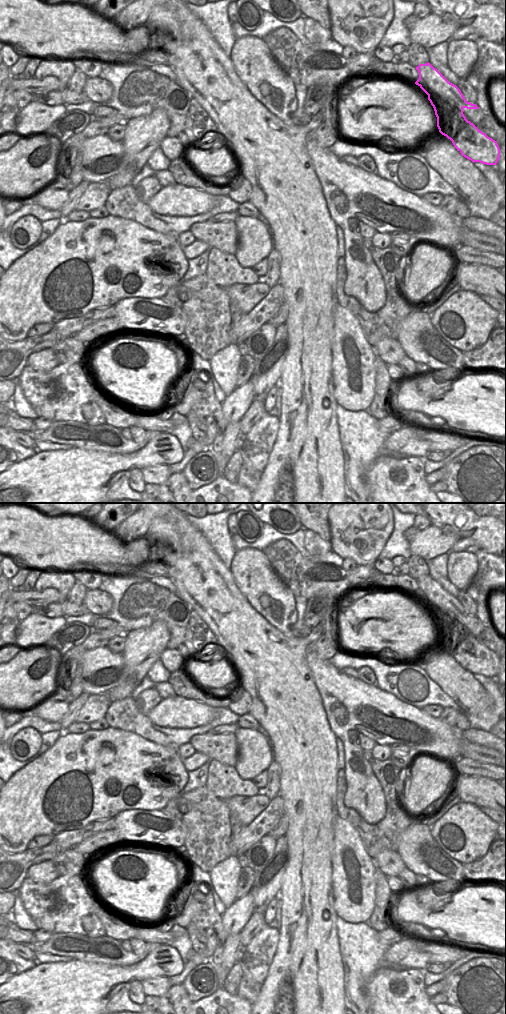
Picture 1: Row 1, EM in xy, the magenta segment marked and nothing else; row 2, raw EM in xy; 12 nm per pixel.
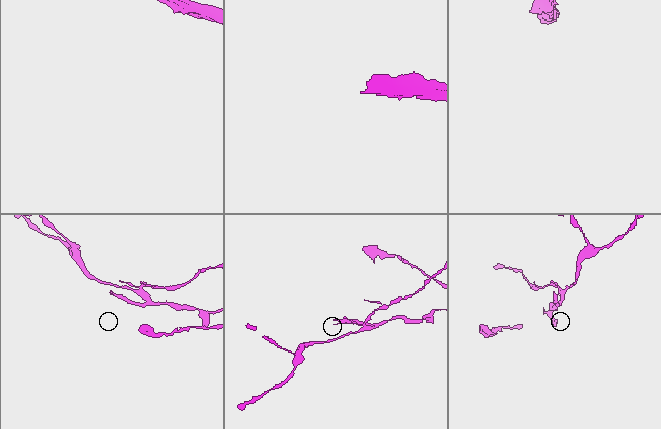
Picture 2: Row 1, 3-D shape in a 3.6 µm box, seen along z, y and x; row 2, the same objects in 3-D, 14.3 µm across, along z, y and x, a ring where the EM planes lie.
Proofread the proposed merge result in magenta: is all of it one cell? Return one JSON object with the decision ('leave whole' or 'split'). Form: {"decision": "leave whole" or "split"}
{"decision": "split"}

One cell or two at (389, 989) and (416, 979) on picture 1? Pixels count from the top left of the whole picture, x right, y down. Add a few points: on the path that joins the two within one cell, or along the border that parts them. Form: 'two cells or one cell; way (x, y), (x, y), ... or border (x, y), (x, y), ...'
one cell; way (396, 989), (403, 989), (409, 983)

